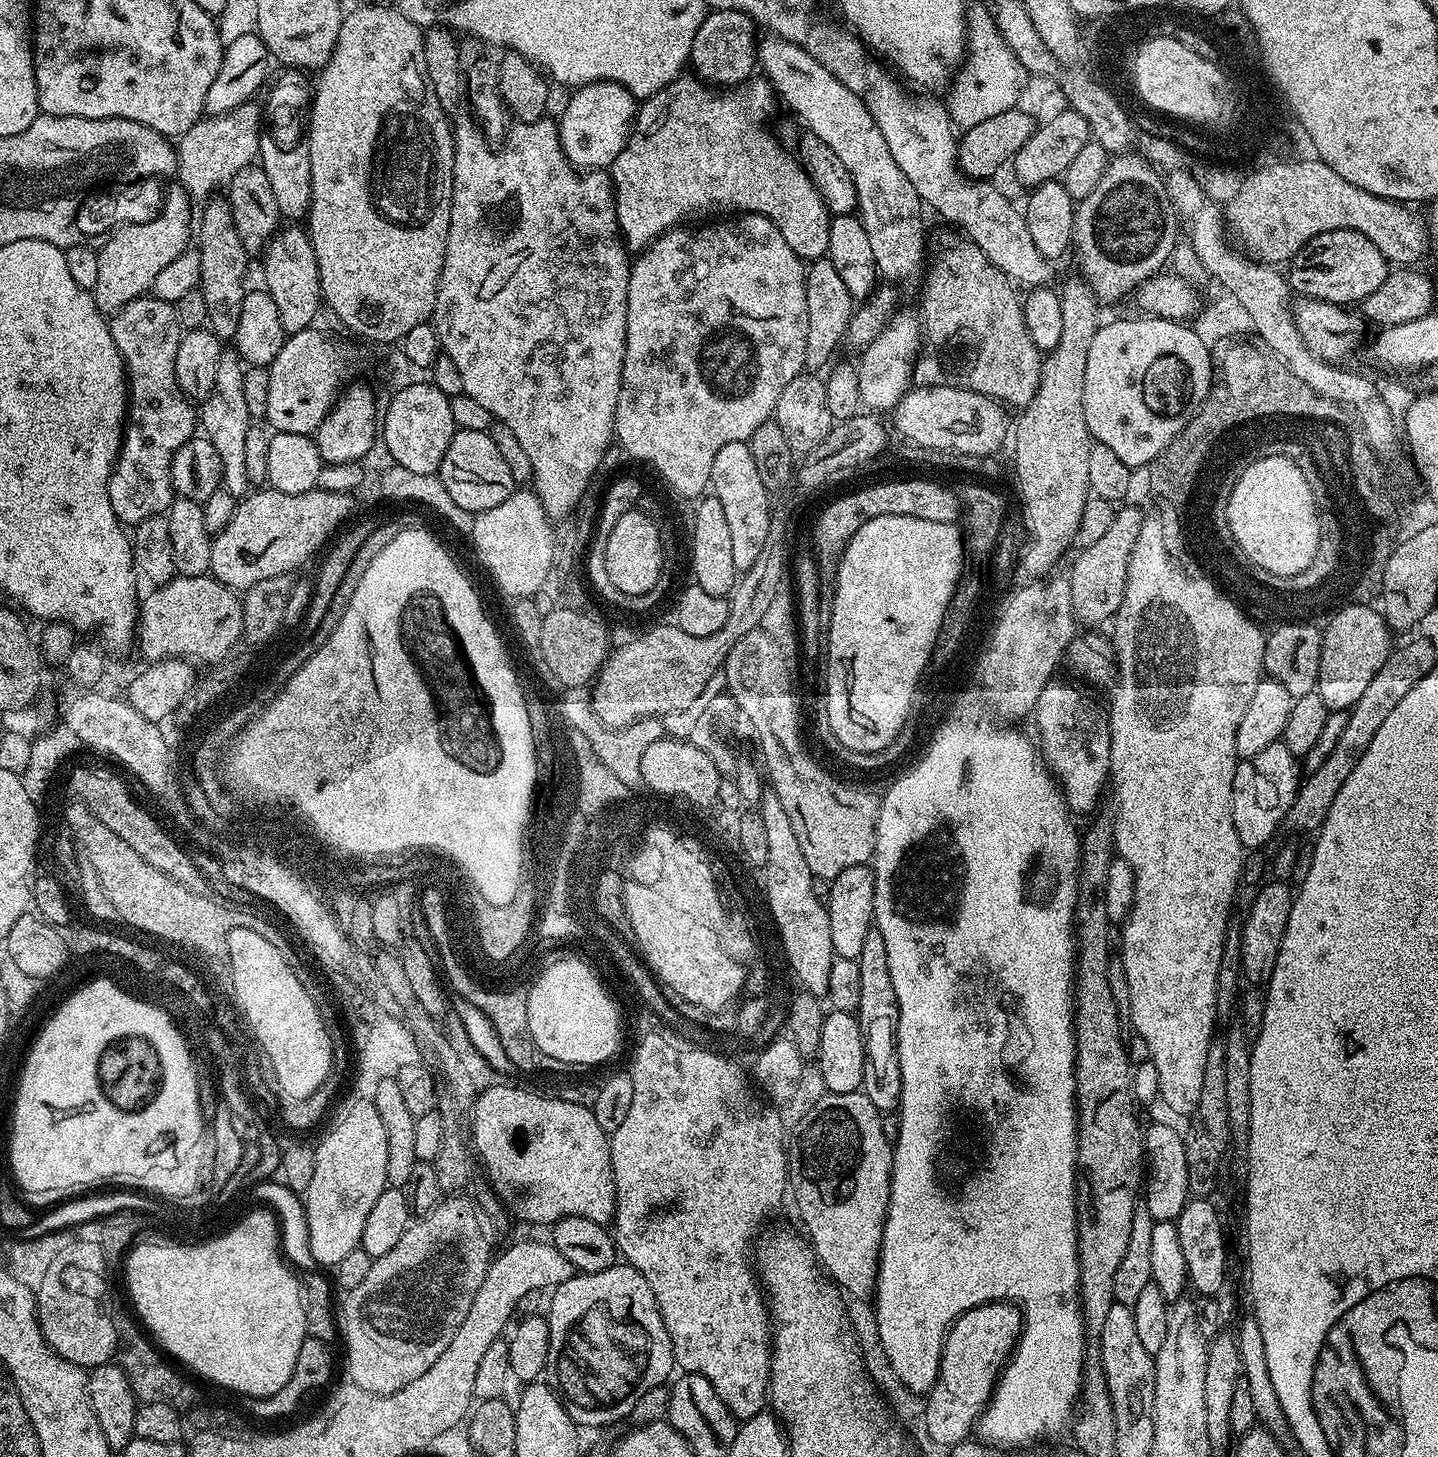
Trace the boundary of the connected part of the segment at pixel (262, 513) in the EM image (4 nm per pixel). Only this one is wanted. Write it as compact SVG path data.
M268 486L245 495L237 503L234 518L230 518L222 531L215 533L210 554L211 575L227 588L247 590L253 588L259 580L295 573L295 568L302 567L316 551L319 553L333 539L334 533L345 523L343 520L352 512L352 499L349 493L323 492L318 487L306 494L282 494Z

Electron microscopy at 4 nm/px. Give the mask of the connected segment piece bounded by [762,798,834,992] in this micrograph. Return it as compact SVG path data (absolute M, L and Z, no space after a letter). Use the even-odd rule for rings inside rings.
M775 798L764 800L762 821L766 832L766 840L762 843L766 848L766 878L772 908L775 909L776 918L780 922L780 928L783 929L781 934L784 944L788 947L792 963L804 978L804 983L816 992L821 992L821 989L828 989L830 966L834 959L827 907L820 904L818 898L814 898L813 874L806 864L801 847L798 846L797 835L790 826L789 815Z

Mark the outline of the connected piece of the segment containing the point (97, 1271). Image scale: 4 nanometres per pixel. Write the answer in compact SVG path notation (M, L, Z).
M73 1239L72 1243L50 1261L41 1285L34 1291L36 1298L36 1321L40 1323L46 1342L66 1362L74 1362L79 1368L91 1370L109 1363L116 1355L118 1337L116 1316L108 1309L108 1260L102 1248L91 1242Z

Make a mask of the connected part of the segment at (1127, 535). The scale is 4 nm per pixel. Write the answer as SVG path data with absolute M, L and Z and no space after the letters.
M1124 512L1120 518L1114 518L1106 529L1103 538L1098 538L1094 546L1079 549L1072 564L1072 573L1066 576L1072 599L1072 614L1081 625L1096 626L1111 621L1124 593L1124 580L1128 570L1128 559L1136 541L1136 528L1139 528L1139 517L1134 512Z

